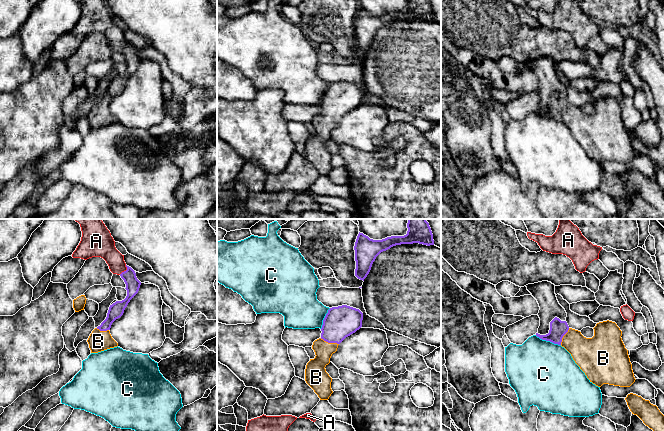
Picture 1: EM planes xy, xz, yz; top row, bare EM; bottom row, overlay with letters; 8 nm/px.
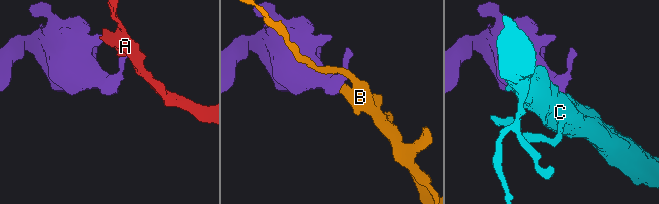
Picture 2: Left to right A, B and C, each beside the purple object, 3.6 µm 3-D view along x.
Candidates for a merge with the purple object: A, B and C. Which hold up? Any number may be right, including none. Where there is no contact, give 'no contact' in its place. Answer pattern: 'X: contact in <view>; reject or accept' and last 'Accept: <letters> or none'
A: contact in xy; reject
B: contact in xz; accept
C: contact in yz; reject
Accept: B

